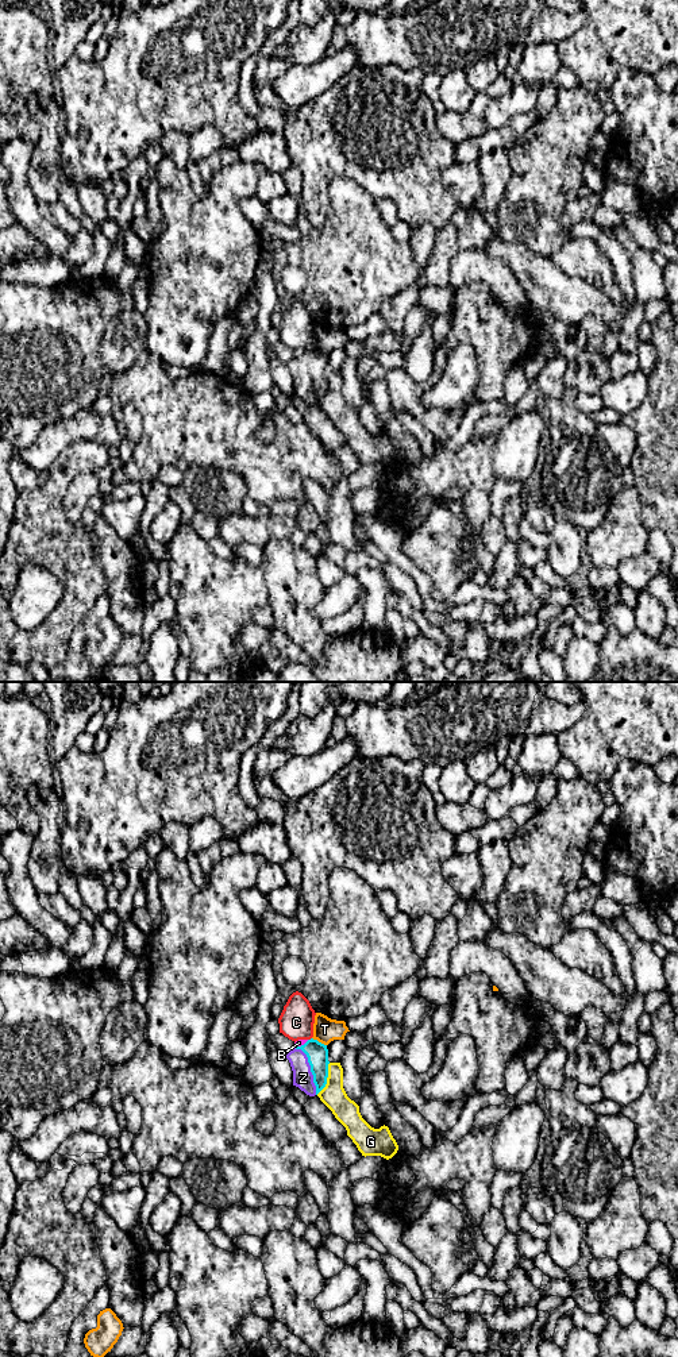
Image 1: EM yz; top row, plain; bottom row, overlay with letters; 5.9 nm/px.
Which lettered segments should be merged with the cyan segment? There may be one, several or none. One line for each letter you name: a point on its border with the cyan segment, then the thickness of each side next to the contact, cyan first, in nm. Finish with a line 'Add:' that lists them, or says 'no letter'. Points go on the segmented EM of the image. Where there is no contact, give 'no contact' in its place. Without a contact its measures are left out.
Z: contact yz (311, 1070); calibres 130 and 120 nm
Add: Z

